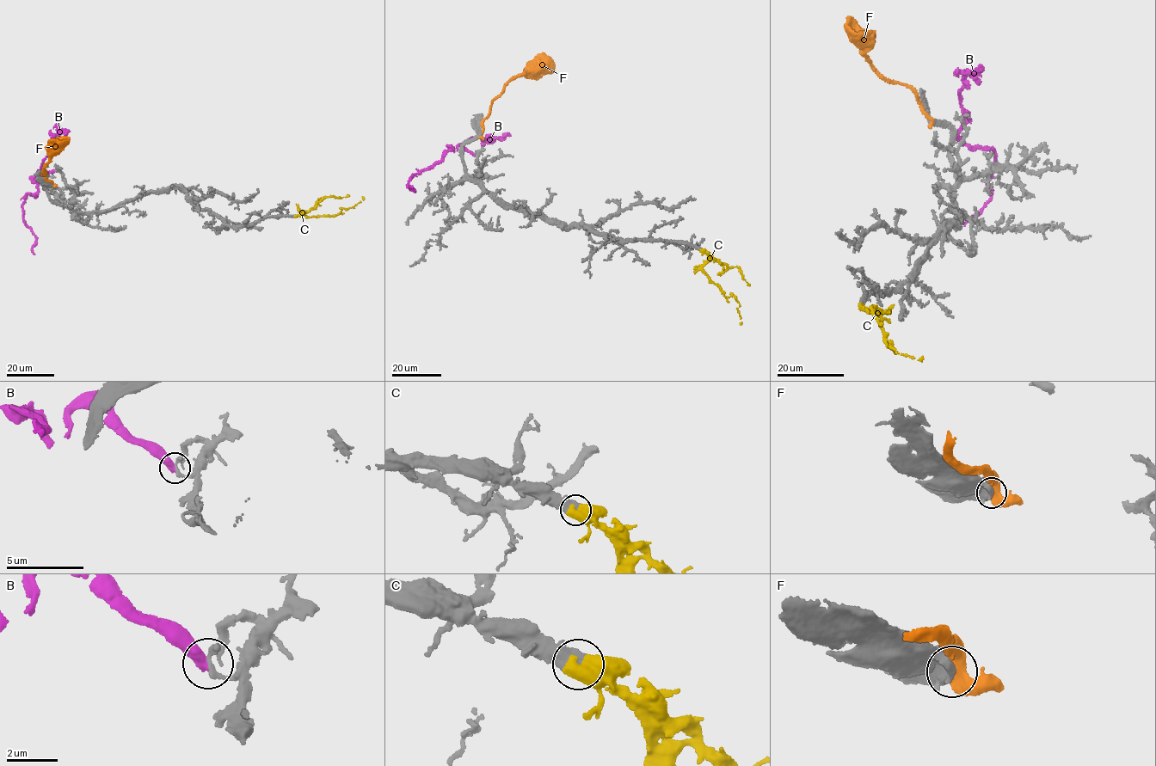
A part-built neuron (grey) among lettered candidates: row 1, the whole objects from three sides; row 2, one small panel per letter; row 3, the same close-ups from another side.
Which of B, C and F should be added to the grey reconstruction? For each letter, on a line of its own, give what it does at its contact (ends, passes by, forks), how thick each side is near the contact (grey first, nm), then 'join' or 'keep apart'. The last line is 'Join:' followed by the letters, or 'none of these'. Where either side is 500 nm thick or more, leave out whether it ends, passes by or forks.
B: calibres 240 and 550 nm; keep apart
C: calibres 550 and 700 nm; join
F: calibres 700 and 480 nm; keep apart
Join: C

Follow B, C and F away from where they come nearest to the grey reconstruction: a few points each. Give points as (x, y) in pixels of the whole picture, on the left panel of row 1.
B: (56, 170), (38, 171), (33, 180), (36, 196), (27, 193), (21, 205), (24, 223), (35, 238), (34, 254)
C: (293, 216), (304, 211), (309, 216), (337, 214), (342, 208), (353, 207), (363, 199), (361, 196)
F: (52, 184), (46, 179), (46, 173), (41, 174), (44, 174), (45, 165), (63, 141)

